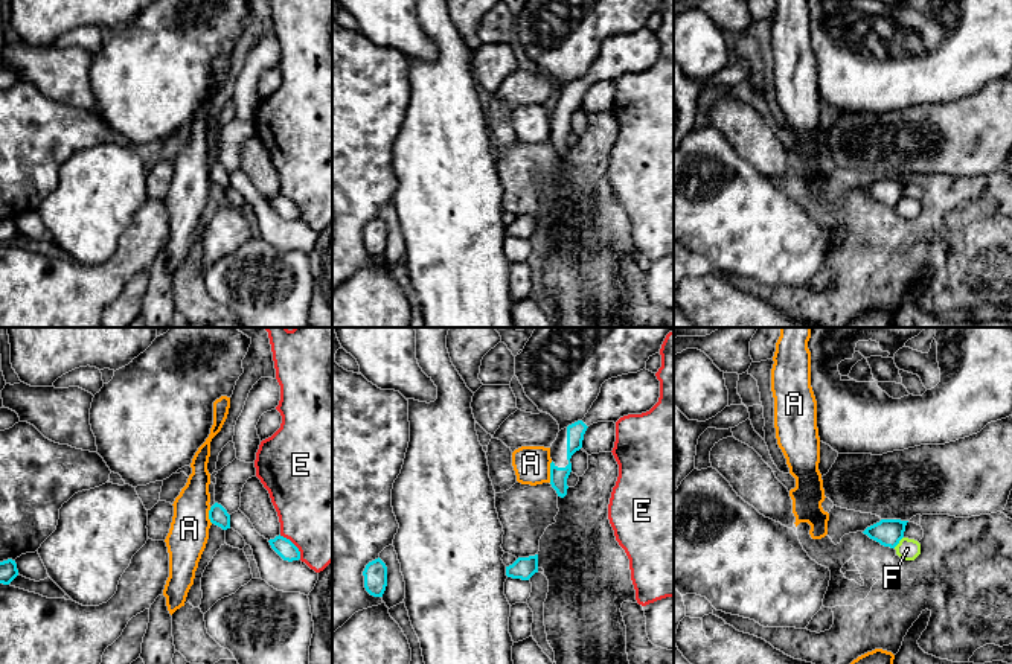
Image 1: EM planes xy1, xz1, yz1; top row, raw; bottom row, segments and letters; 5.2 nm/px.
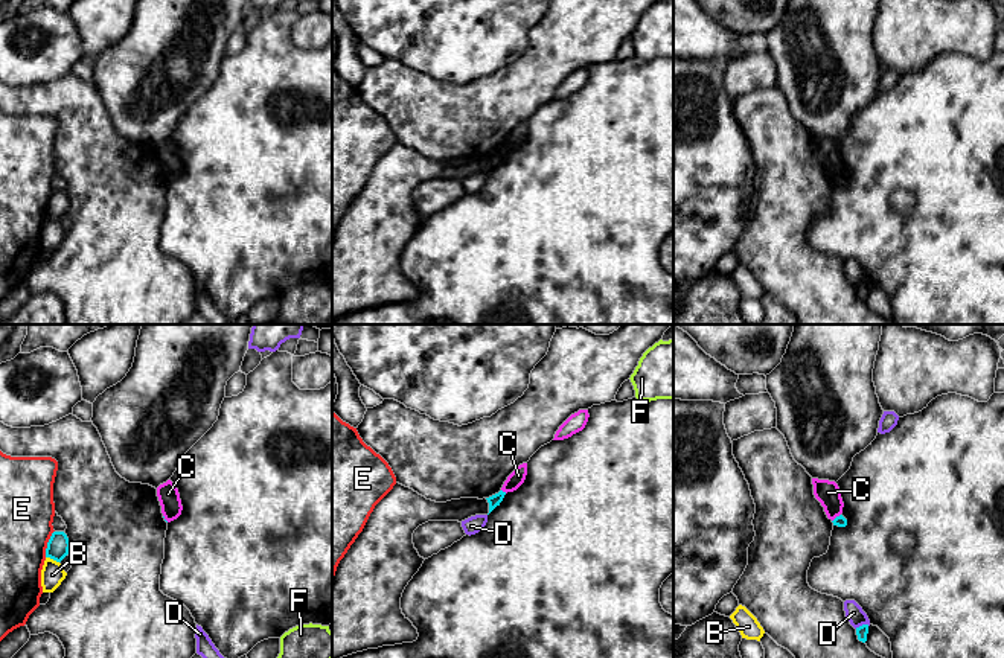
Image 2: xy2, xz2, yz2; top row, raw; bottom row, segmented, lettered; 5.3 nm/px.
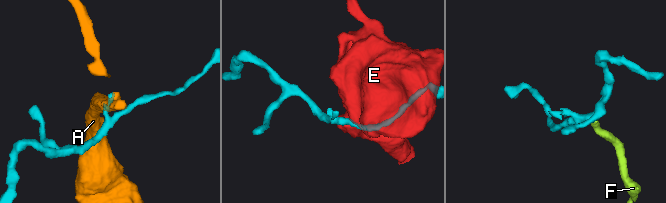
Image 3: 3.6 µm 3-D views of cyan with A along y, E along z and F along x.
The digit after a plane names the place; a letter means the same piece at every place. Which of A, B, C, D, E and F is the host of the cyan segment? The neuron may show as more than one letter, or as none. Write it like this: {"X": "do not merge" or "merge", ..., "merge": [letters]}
{"A": "do not merge", "B": "do not merge", "C": "do not merge", "D": "do not merge", "E": "do not merge", "F": "do not merge", "merge": []}

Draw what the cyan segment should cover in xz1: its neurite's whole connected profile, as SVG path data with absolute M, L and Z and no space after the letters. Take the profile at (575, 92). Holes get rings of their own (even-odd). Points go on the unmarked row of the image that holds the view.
M646 27L605 40L585 76L561 88L550 105L550 143L558 155L567 154L570 117L582 107L584 93L590 84L616 82L623 75L646 72L658 61L658 56L660 40Z

